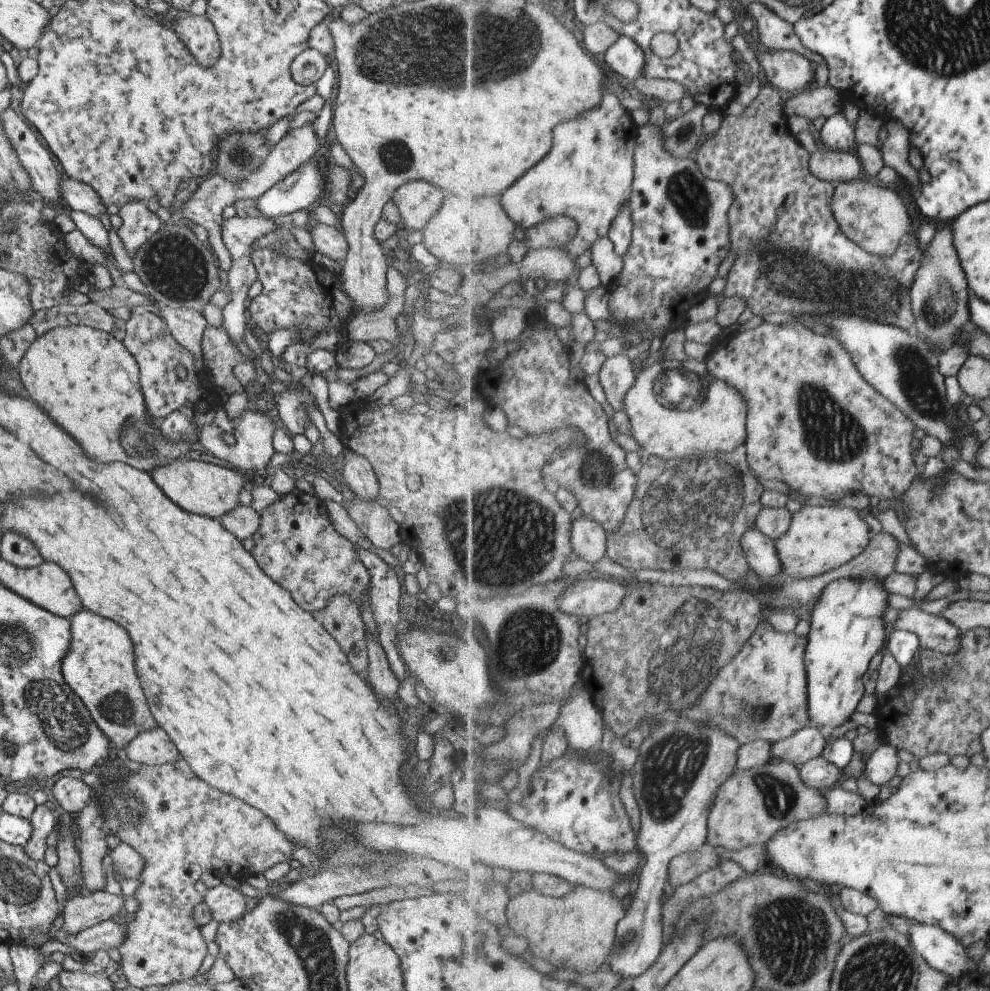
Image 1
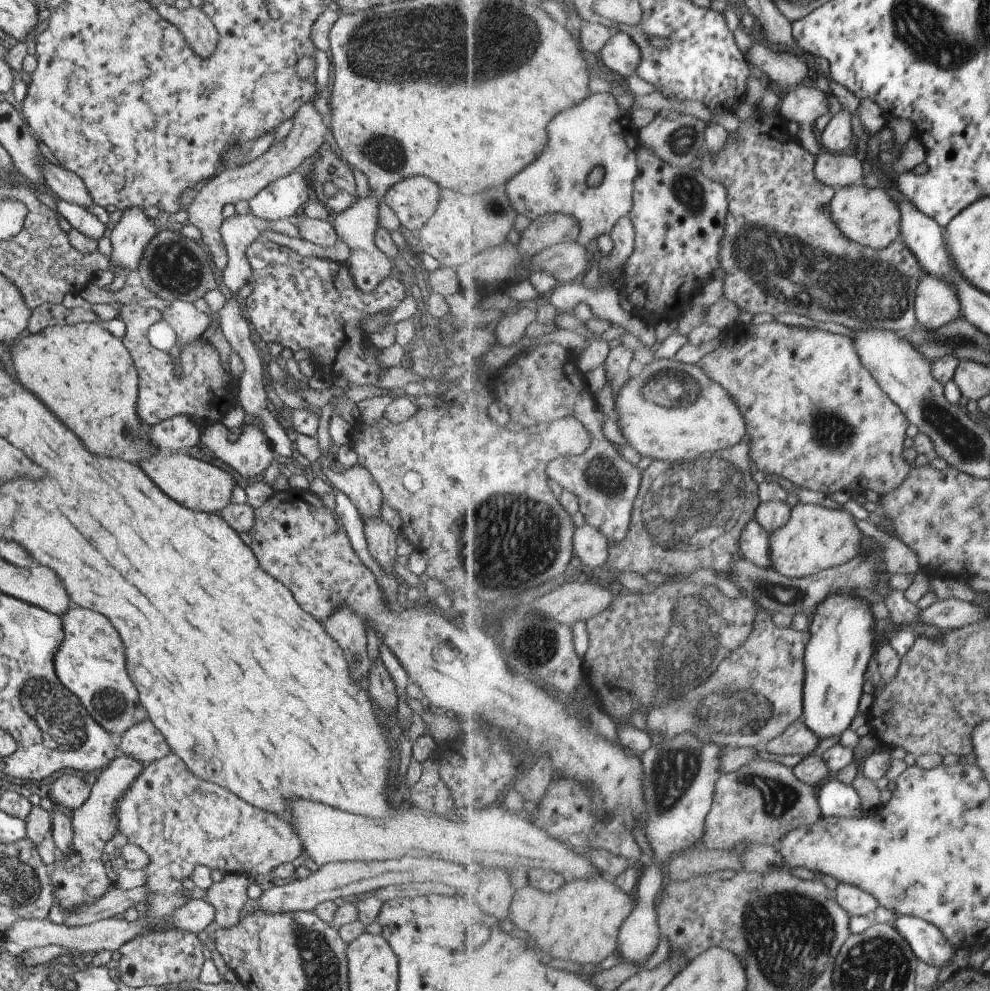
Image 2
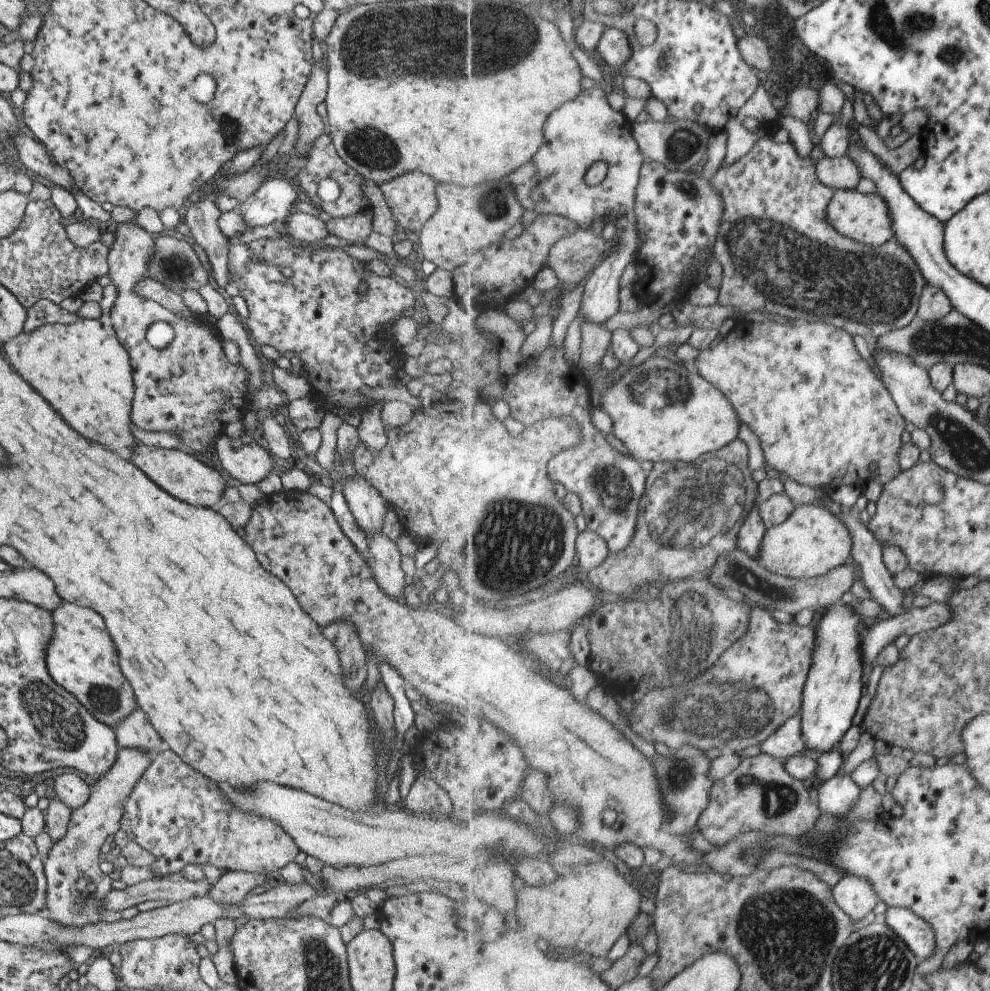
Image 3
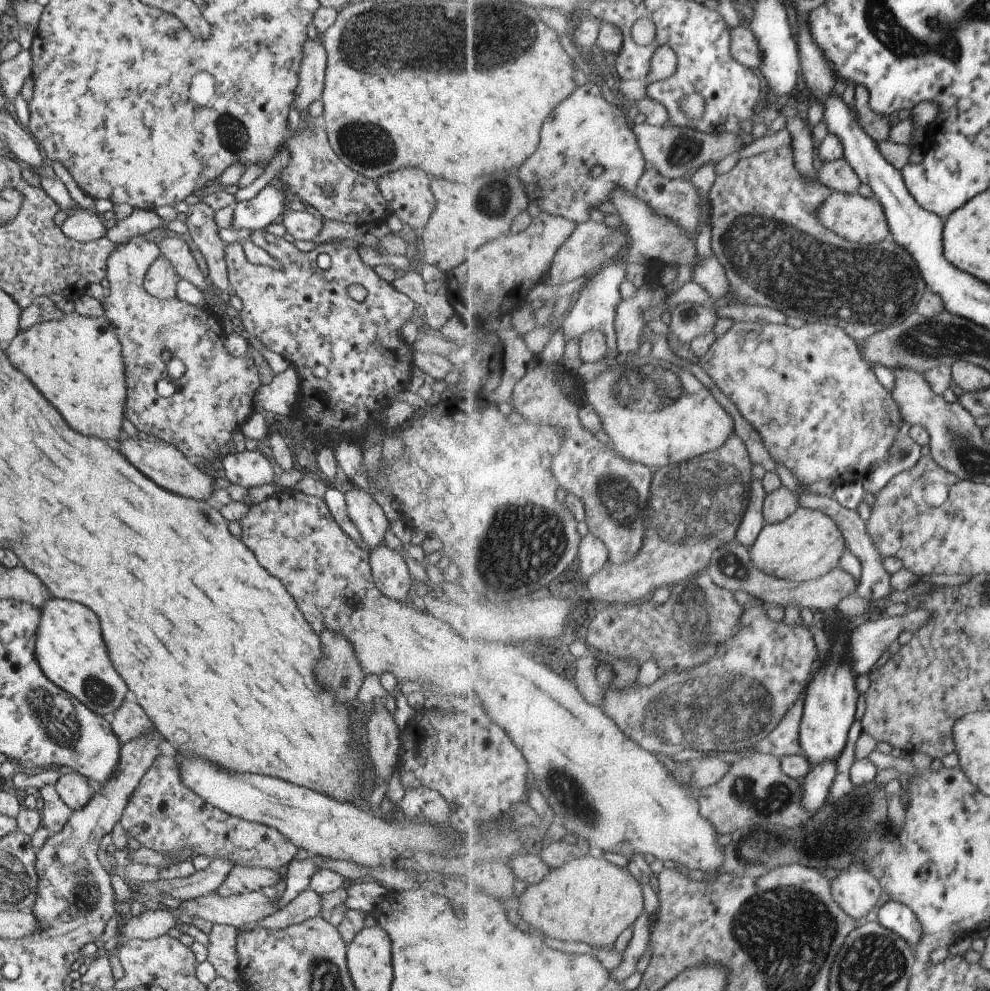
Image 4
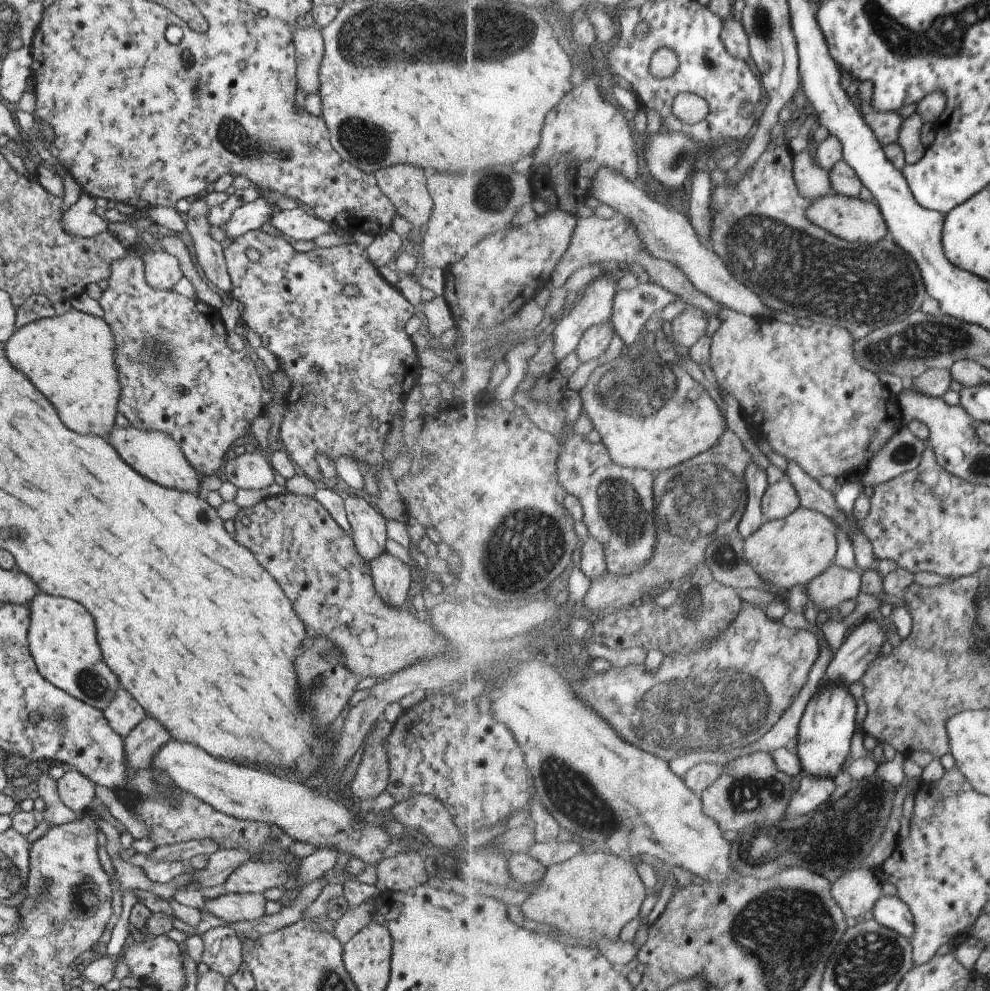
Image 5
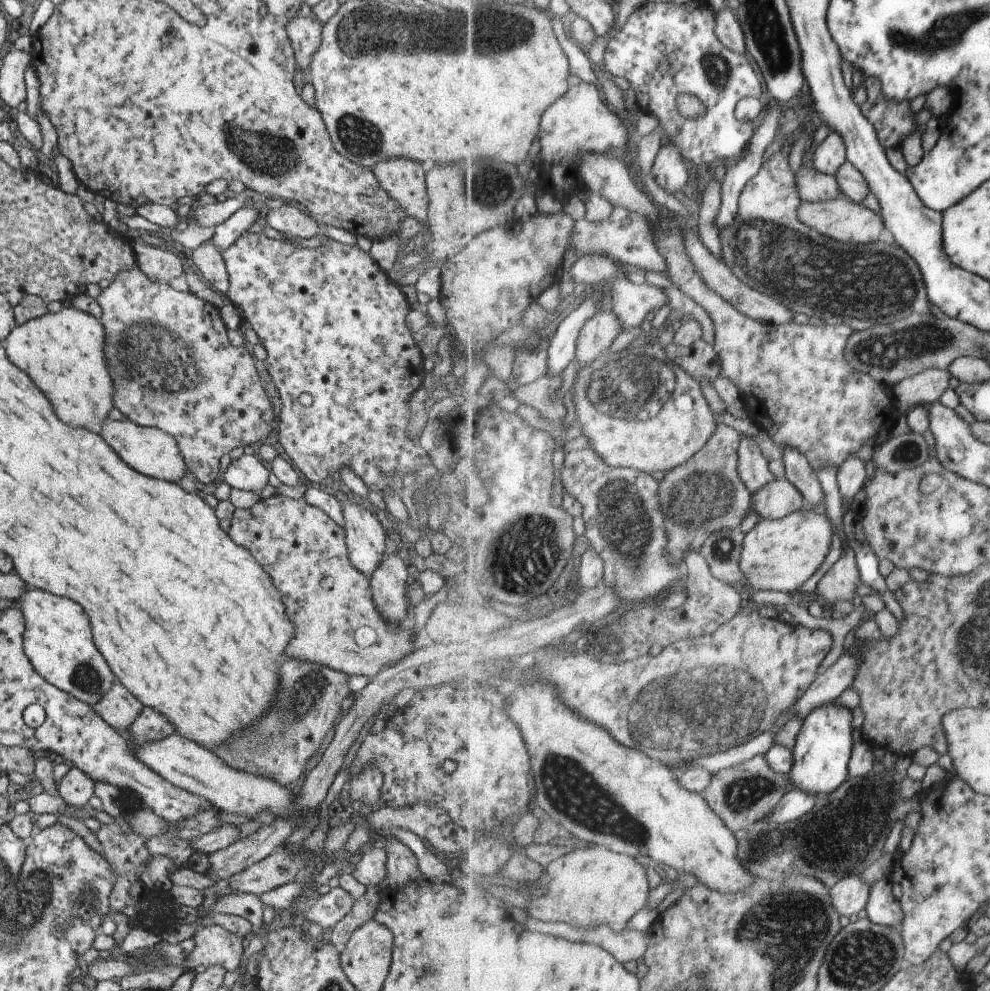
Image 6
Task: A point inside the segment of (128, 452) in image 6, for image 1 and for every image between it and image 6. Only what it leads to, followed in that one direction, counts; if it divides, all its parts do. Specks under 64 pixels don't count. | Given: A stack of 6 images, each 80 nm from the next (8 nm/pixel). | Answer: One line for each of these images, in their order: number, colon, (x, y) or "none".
1: (200, 487)
2: (195, 484)
3: (184, 477)
4: (161, 462)
5: (156, 456)

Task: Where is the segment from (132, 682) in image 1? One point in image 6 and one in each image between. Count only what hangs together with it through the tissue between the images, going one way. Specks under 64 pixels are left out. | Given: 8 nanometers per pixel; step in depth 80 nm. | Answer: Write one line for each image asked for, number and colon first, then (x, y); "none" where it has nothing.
2: (89, 662)
3: (80, 658)
4: (68, 647)
5: (61, 637)
6: (56, 639)

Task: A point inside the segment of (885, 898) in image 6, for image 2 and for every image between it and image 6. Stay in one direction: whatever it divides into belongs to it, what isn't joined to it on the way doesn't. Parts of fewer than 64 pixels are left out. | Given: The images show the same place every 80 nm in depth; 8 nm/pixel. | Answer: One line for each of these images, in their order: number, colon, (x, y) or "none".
2: (929, 943)
3: (920, 936)
4: (901, 919)
5: (893, 912)

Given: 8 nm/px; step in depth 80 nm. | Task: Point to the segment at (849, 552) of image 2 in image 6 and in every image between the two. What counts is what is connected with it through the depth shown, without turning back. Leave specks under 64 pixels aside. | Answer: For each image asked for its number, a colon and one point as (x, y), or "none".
3: (814, 540)
4: (809, 544)
5: (795, 550)
6: (782, 554)

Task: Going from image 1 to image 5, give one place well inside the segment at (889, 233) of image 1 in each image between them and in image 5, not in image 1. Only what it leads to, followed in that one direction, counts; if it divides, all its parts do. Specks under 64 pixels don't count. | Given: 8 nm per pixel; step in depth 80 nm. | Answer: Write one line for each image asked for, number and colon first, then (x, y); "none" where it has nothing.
2: (869, 216)
3: (866, 218)
4: (862, 220)
5: (850, 218)

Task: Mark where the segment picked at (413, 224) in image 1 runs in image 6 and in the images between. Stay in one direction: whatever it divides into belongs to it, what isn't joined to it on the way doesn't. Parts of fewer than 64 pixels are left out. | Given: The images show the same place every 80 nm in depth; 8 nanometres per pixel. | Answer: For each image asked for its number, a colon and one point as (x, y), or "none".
2: (413, 200)
3: (411, 198)
4: (407, 192)
5: (404, 185)
6: (402, 179)

